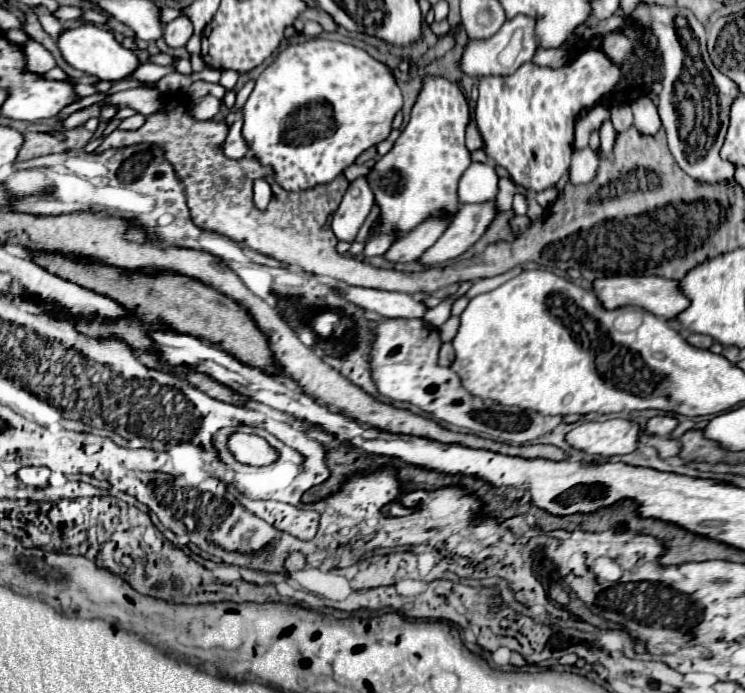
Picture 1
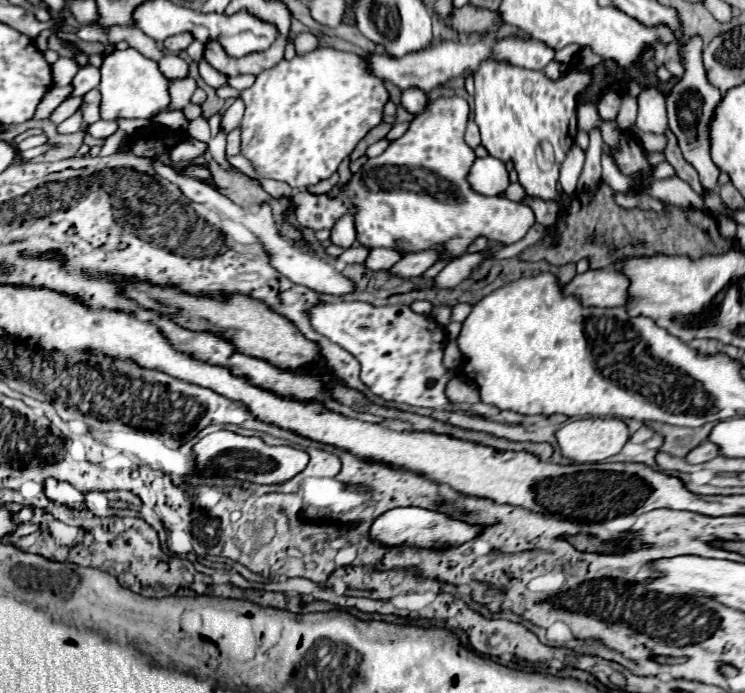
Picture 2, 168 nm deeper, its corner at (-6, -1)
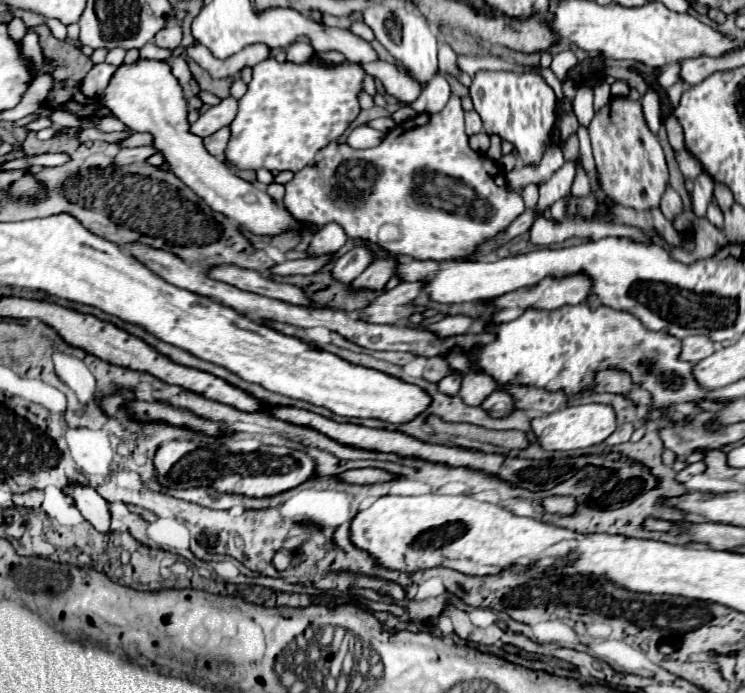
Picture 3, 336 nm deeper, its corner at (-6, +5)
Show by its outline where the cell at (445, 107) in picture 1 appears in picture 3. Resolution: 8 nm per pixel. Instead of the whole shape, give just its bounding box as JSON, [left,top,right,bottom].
[284,95,524,259]

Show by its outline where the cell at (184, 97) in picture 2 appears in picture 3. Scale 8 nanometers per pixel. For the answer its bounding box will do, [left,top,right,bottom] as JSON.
[140,43,170,60]

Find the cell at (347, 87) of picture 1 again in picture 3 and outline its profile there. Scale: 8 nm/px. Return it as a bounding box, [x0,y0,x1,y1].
[224,59,364,173]

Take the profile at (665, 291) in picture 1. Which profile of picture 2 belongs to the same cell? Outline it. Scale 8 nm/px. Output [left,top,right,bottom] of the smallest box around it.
[566,269,628,307]

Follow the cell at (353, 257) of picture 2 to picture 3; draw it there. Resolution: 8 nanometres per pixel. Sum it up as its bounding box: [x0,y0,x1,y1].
[270,255,330,275]

